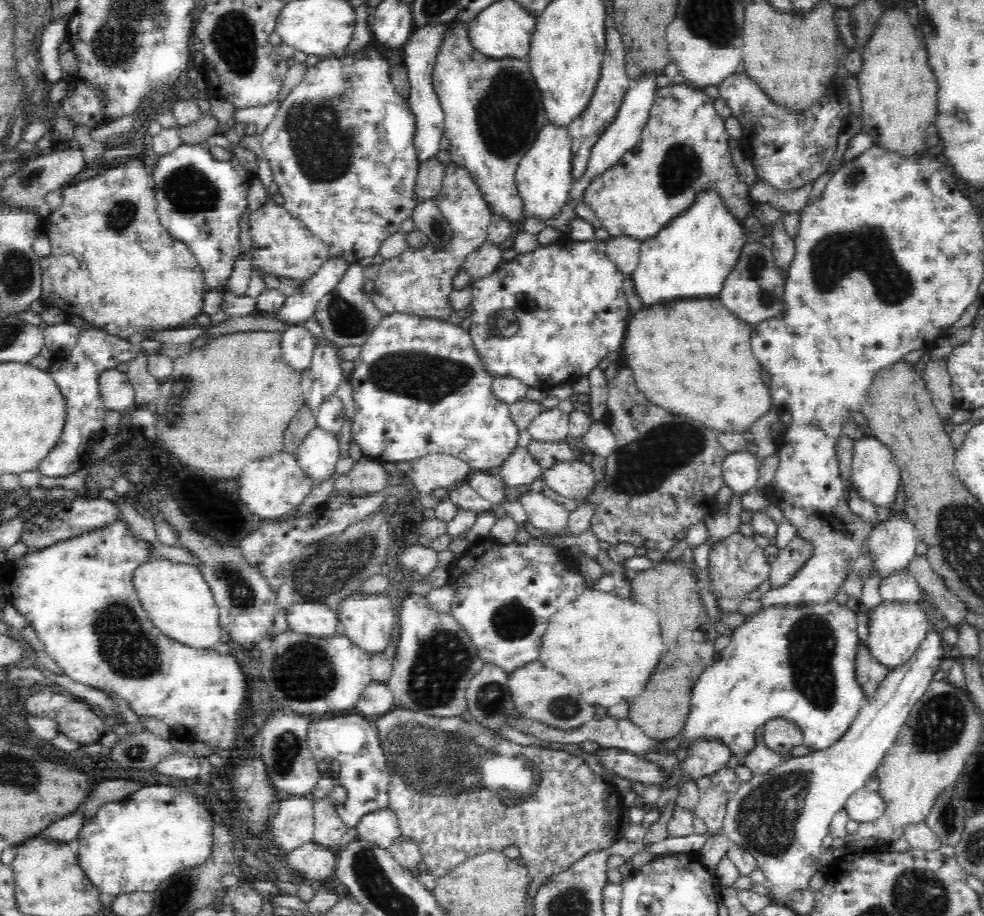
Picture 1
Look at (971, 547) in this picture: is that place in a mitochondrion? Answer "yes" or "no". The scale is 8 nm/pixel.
yes

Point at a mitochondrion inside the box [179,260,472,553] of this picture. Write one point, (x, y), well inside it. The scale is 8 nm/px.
(345, 318)

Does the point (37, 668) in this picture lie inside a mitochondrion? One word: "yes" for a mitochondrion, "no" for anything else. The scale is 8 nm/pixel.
no

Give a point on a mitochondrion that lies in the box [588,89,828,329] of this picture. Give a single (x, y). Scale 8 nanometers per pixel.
(681, 165)

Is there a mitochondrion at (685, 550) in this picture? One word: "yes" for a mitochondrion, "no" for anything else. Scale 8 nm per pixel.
no

